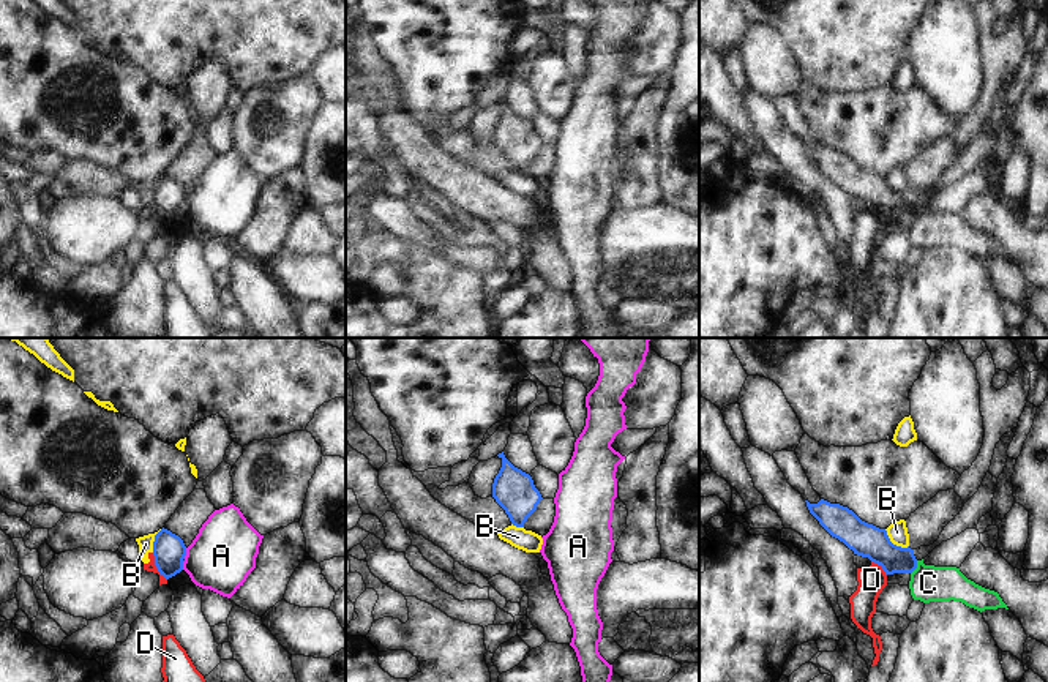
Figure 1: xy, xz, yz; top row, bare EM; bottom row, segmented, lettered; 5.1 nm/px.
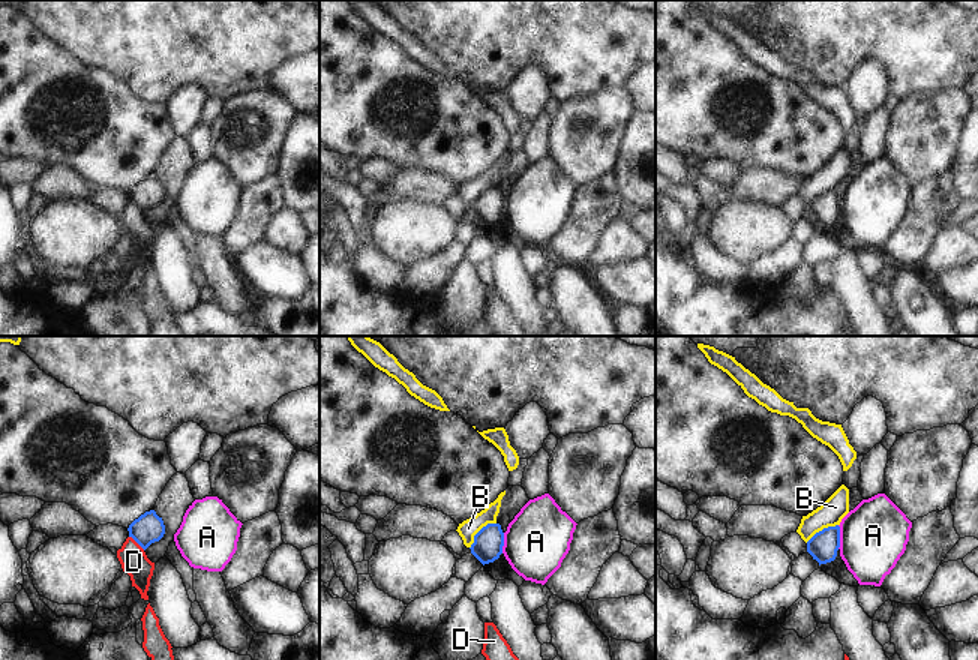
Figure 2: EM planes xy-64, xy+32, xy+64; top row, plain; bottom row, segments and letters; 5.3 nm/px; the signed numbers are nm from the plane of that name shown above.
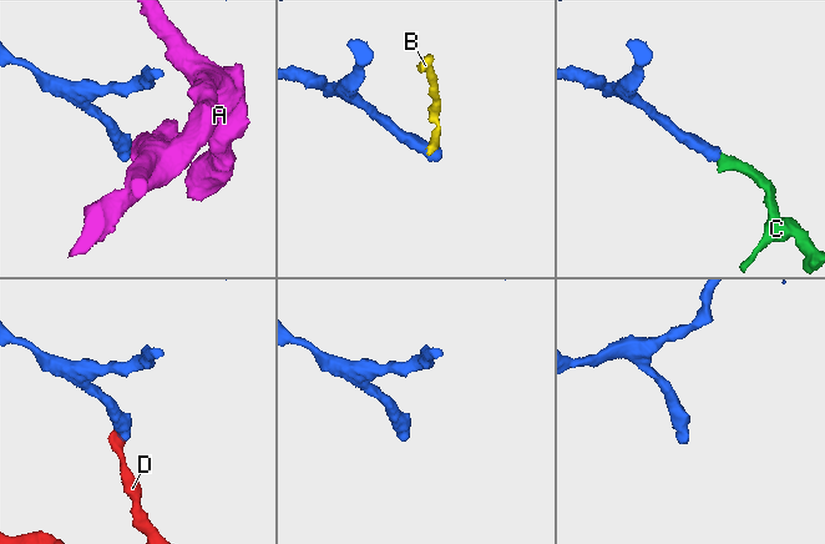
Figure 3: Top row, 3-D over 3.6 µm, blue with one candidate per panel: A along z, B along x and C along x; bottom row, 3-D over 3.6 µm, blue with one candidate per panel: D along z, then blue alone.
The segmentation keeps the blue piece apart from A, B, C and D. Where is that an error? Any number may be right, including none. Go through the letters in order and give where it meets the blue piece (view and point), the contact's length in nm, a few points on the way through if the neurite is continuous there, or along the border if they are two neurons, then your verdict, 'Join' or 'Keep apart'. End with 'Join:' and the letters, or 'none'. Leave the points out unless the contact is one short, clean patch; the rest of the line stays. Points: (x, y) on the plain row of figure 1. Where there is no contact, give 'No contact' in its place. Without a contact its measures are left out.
A: Touches blue at xy (185, 199). Shared border 60 nm. Boundary: xy (187, 194), (183, 204). Keep apart
B: Touches blue at yz (892, 190). Shared border 160 nm. Boundary: yz (884, 176), (894, 190), (908, 193). Keep apart
C: Touches blue at yz (916, 213). Shared border 80 nm. Path across: yz (873, 190), (890, 204), (916, 213), (928, 229). Join
D: Touches blue at xy (157, 213). Shared border 160 nm. Boundary: xy (152, 199), (157, 217), (166, 226). Keep apart
Join: C

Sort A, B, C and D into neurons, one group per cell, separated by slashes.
A / B D / C

